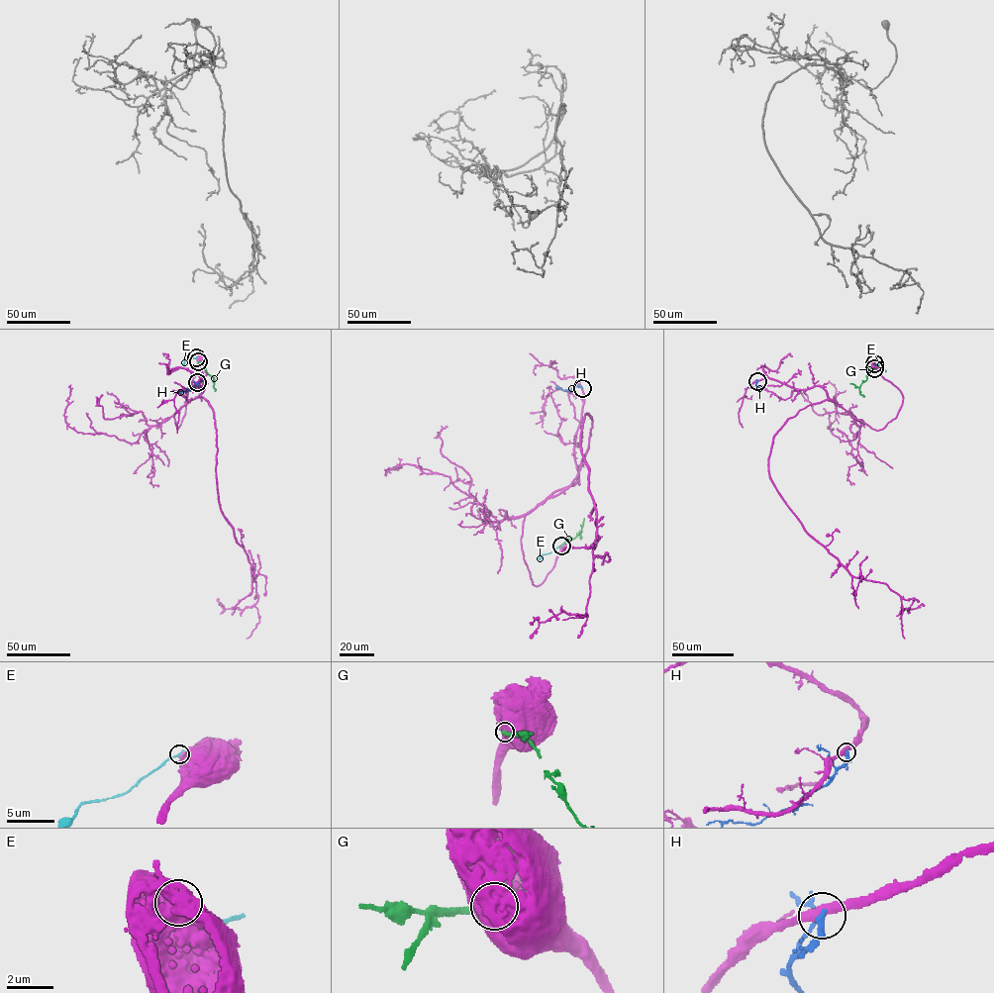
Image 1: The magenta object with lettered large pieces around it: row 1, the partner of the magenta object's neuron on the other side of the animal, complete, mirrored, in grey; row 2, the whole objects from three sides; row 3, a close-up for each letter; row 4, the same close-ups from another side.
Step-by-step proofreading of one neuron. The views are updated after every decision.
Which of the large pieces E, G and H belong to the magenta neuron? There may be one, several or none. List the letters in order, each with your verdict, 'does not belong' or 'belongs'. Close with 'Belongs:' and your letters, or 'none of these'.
E: does not belong
G: does not belong
H: does not belong
Belongs: none of these

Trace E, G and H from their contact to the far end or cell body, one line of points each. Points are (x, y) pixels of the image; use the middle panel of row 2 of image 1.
E: (559, 546), (540, 558)
G: (561, 546), (581, 531), (579, 538)
H: (581, 388), (575, 385), (568, 390), (555, 388)

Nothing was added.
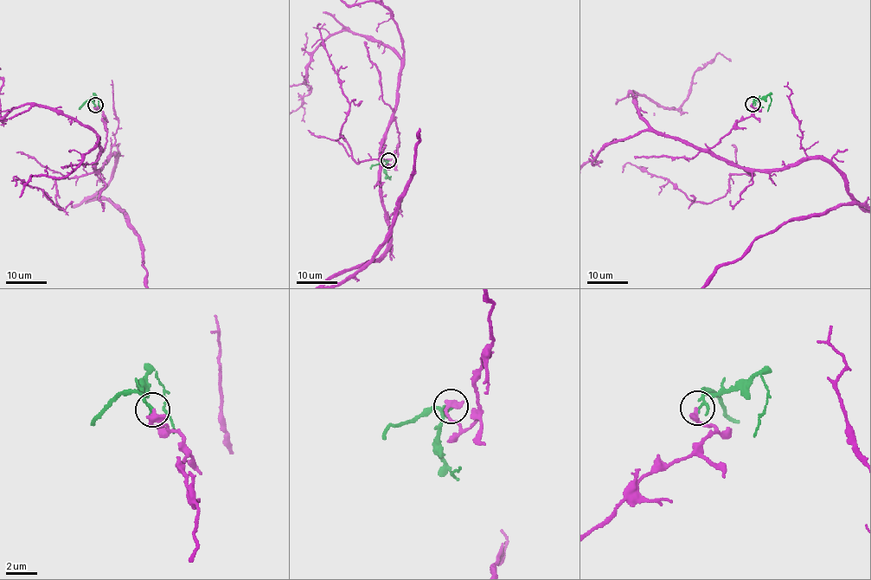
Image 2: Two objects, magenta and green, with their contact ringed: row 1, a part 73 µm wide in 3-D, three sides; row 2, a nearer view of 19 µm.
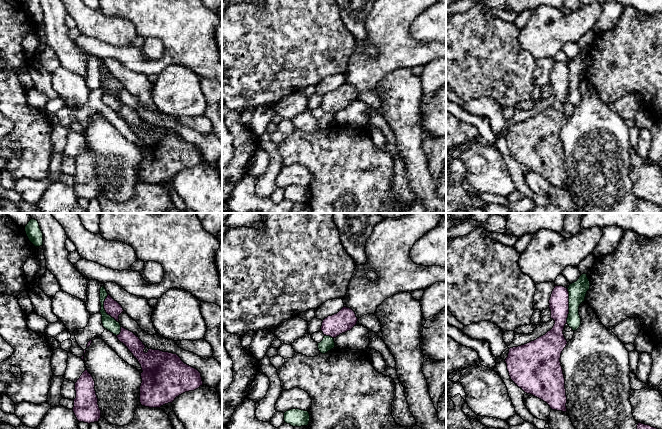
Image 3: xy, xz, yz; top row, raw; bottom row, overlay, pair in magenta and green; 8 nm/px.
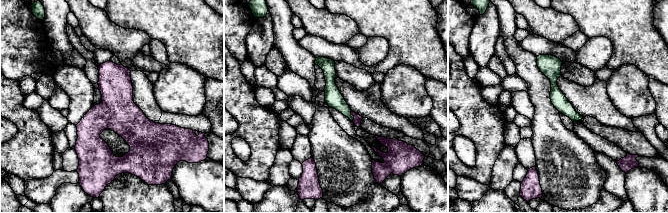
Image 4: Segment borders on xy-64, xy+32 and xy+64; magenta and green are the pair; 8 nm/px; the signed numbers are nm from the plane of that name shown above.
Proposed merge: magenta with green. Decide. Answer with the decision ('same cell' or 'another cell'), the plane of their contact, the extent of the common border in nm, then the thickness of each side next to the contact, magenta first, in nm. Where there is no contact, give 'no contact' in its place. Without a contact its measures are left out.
another cell | yz | 280 nm | 160/140 nm

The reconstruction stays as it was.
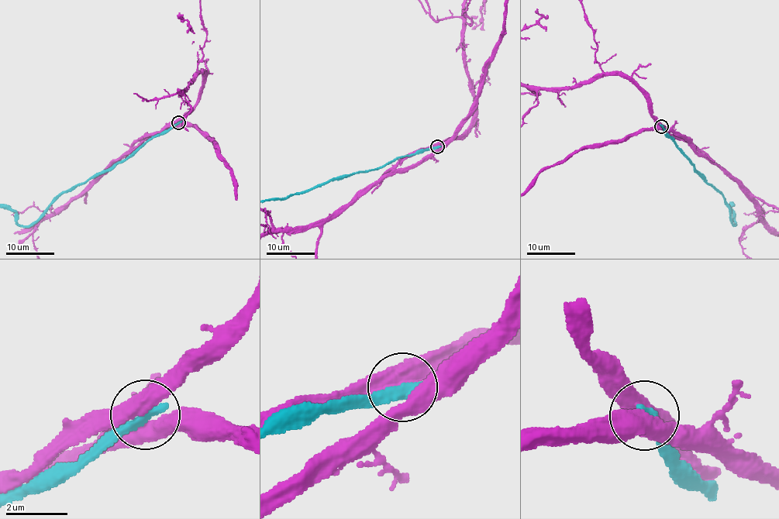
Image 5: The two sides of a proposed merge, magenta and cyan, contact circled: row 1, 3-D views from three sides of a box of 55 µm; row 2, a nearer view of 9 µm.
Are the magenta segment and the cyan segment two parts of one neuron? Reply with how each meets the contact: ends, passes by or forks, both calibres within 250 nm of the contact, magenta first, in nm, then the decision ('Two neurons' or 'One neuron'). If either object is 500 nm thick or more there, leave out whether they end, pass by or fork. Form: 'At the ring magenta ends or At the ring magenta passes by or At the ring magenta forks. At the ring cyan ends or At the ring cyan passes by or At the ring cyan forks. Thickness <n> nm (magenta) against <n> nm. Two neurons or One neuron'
At the ring magenta forks. At the ring cyan ends. Thickness 400 nm (magenta) against 400 nm. Two neurons

